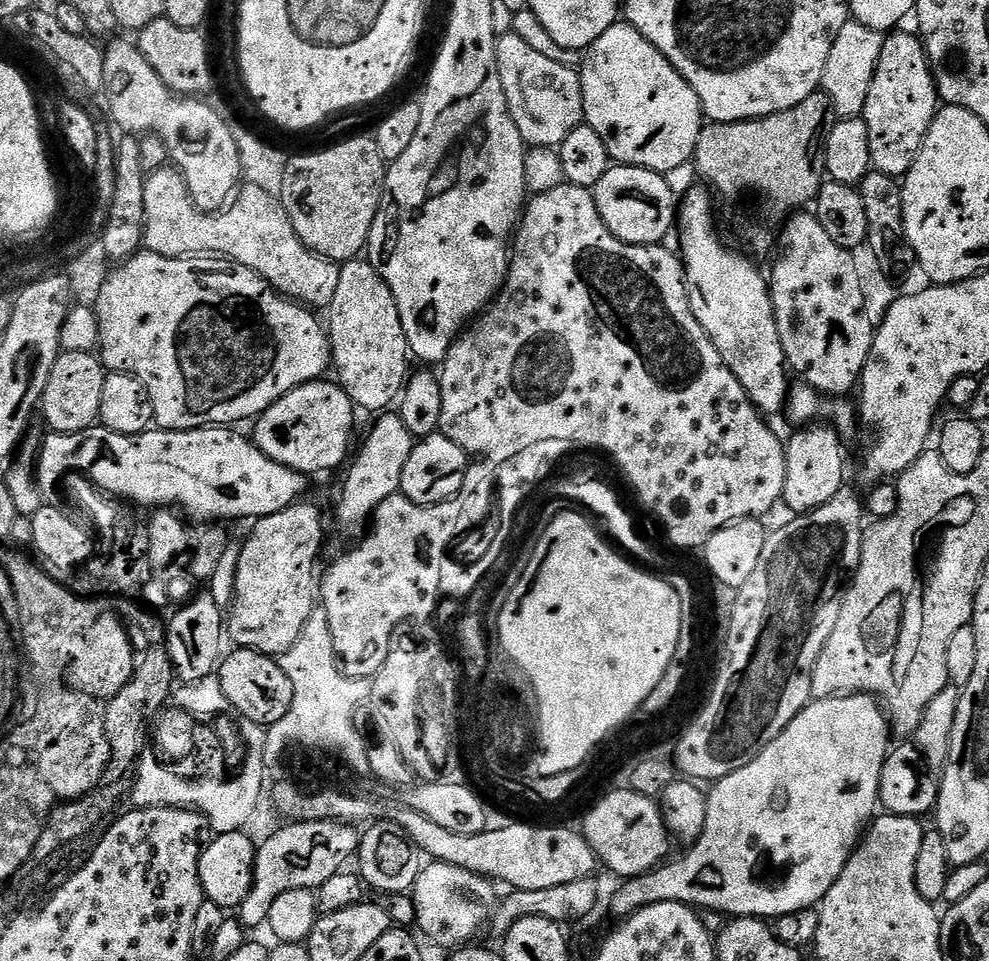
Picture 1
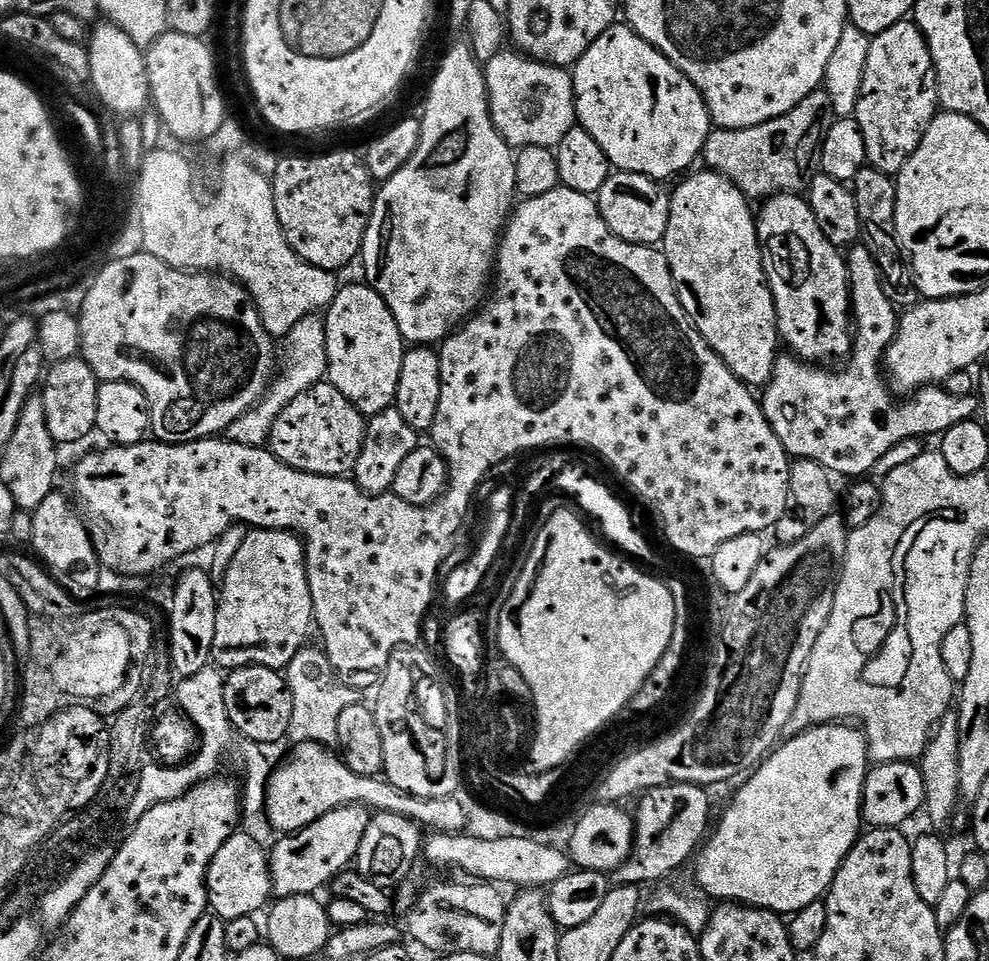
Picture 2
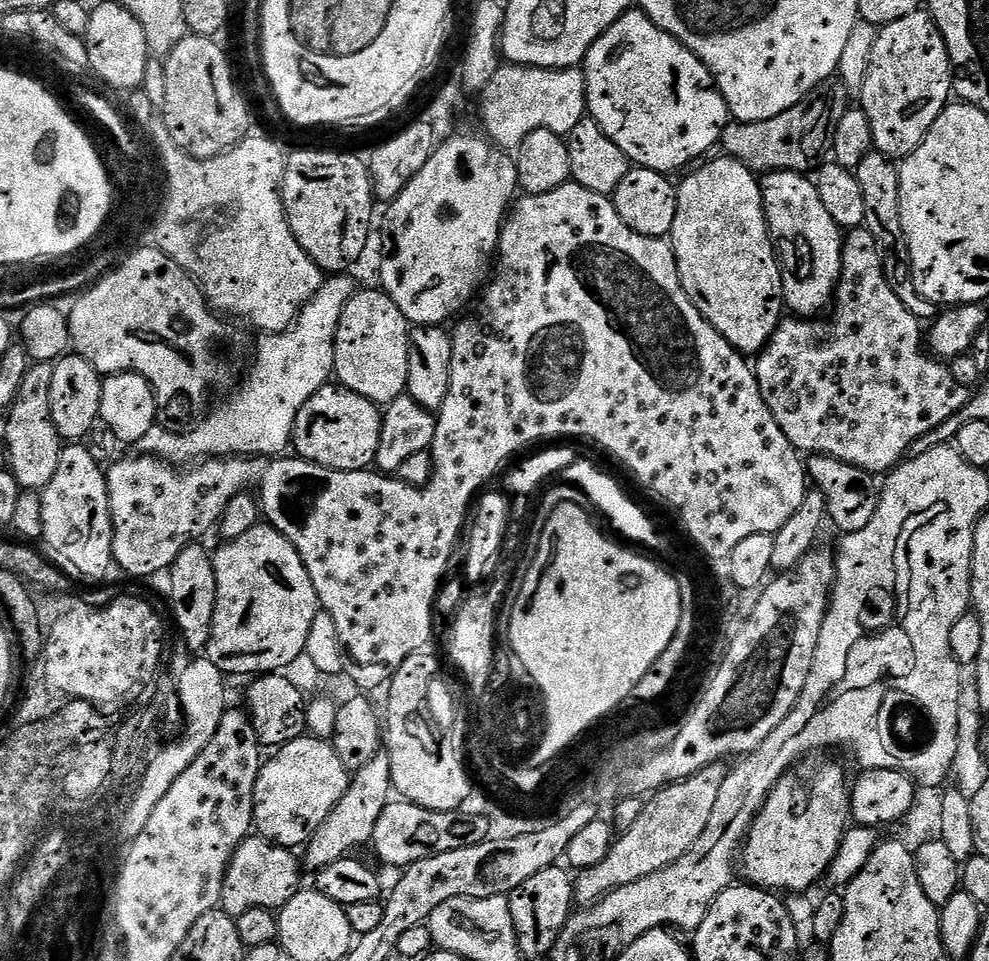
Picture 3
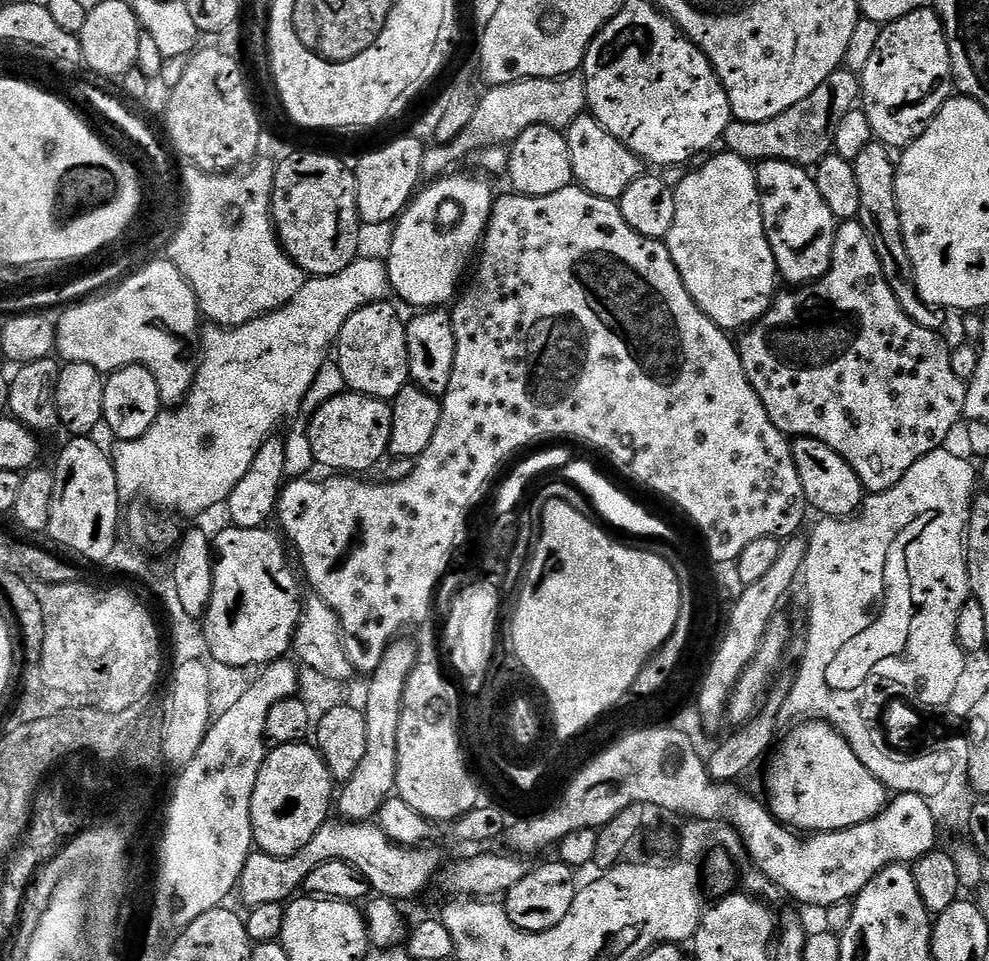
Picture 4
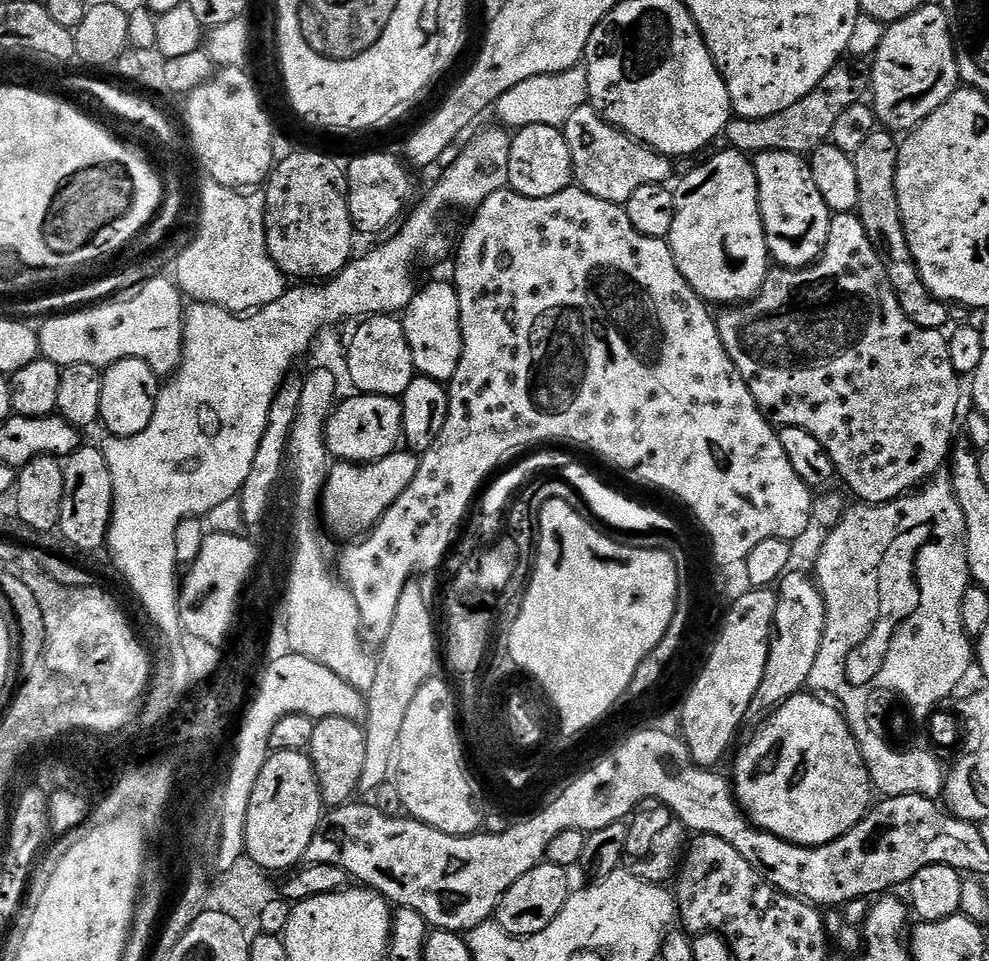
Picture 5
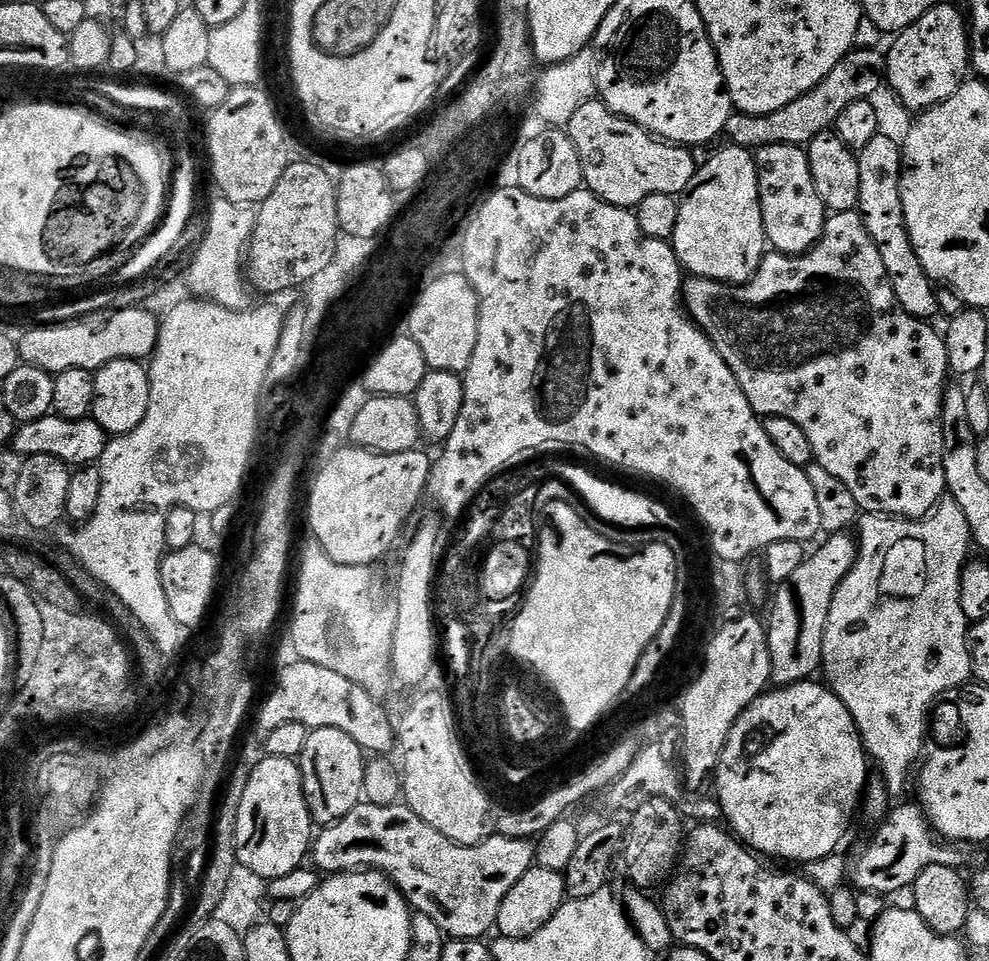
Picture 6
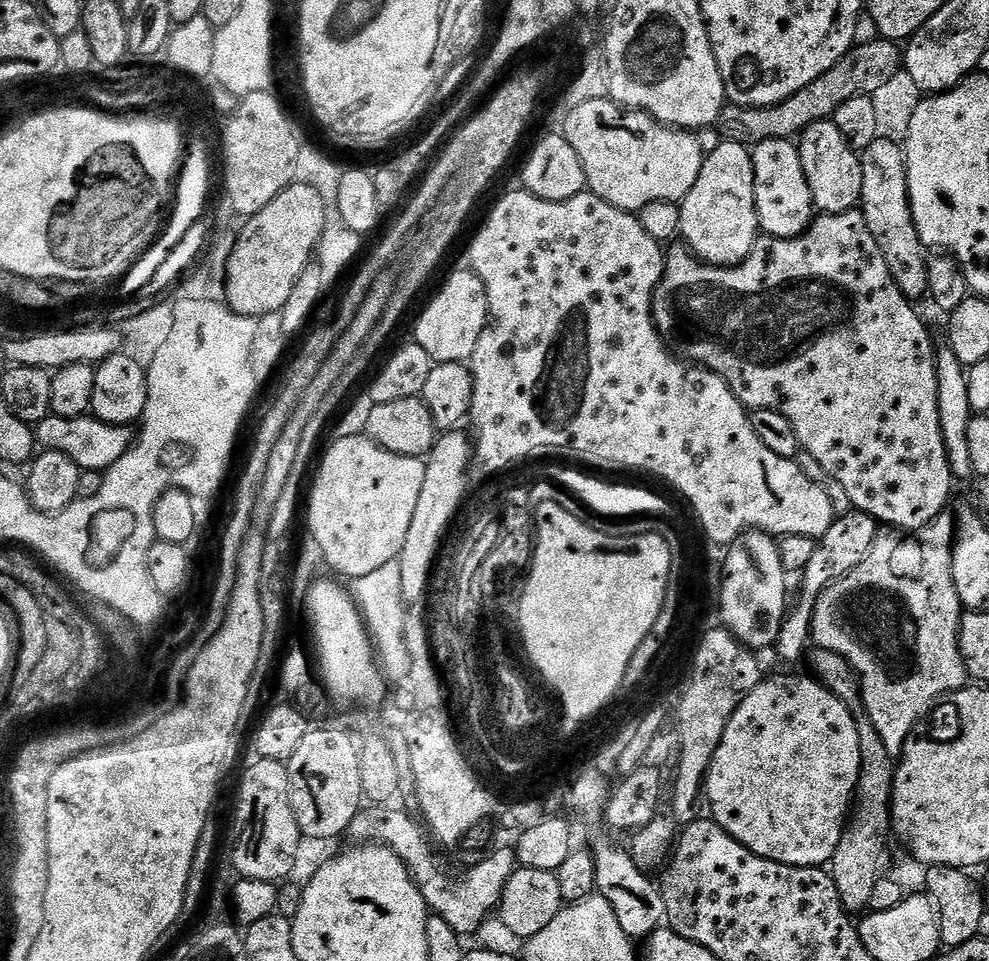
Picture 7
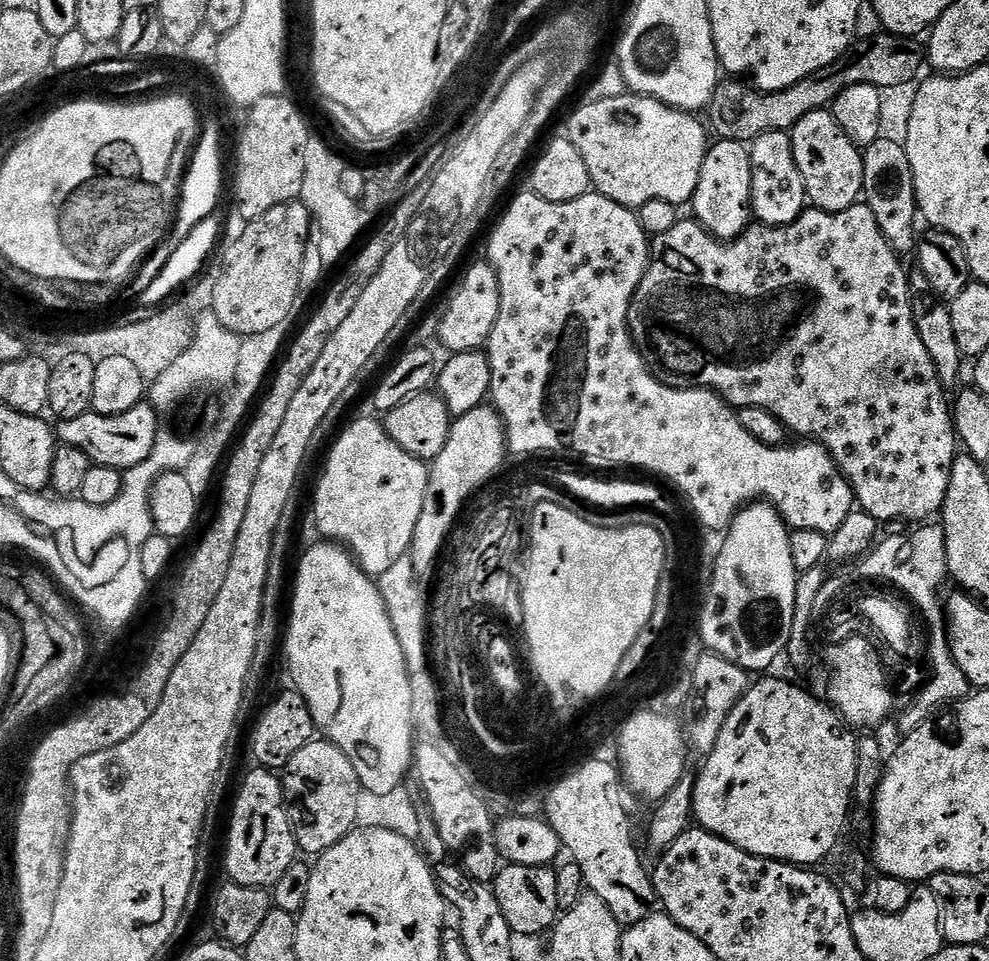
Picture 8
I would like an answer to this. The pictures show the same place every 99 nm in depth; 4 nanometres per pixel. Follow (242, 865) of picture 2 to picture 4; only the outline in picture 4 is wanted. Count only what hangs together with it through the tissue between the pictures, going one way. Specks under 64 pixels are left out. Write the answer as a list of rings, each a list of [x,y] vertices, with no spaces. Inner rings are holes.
[[[330,818],[321,826],[318,834],[314,834],[314,838],[310,838],[310,842],[302,846],[298,854],[271,856],[259,850],[252,851],[246,858],[246,866],[242,866],[238,896],[248,903],[249,909],[266,906],[266,902],[284,904],[303,889],[304,879],[308,877],[310,870],[322,866],[322,862],[335,860],[354,866],[354,870],[358,870],[358,874],[366,878],[369,889],[376,896],[386,896],[389,900],[397,902],[414,899],[432,879],[437,879],[442,868],[439,854],[431,852],[428,846],[395,844],[372,822]]]

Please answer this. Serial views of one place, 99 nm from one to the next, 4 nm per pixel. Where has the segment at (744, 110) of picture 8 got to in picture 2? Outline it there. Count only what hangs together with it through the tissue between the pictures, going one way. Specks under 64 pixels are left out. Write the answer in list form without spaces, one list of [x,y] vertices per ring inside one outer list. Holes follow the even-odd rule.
[[[826,90],[811,92],[794,110],[782,114],[765,124],[750,126],[749,128],[716,128],[704,143],[702,160],[711,171],[721,172],[729,176],[744,191],[749,198],[767,198],[777,192],[787,192],[799,189],[799,184],[809,175],[808,167],[817,163],[820,148],[824,145],[826,134],[830,130],[834,113],[832,110],[832,96]]]

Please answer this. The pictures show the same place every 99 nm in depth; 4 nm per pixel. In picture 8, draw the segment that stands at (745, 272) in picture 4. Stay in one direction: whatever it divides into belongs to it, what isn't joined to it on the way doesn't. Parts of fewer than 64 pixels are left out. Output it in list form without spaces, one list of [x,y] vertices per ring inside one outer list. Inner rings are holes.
[[[717,139],[702,162],[702,174],[690,201],[691,215],[712,236],[731,242],[753,223],[750,148],[742,140]]]

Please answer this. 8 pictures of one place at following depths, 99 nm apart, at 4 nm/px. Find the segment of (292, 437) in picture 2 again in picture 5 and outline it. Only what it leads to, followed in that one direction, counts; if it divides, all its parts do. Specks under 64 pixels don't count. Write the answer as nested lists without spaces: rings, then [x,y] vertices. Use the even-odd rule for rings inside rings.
[[[353,394],[335,407],[324,428],[329,457],[345,464],[378,462],[401,447],[403,435],[402,406],[395,396]]]

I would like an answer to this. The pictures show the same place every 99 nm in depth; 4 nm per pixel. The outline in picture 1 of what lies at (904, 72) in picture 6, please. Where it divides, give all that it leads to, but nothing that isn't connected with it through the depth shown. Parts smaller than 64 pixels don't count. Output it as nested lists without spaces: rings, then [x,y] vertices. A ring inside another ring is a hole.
[[[896,30],[885,35],[882,54],[878,58],[878,66],[874,70],[874,78],[870,82],[870,94],[866,98],[866,106],[862,118],[866,122],[866,130],[870,134],[870,158],[875,171],[882,174],[902,178],[910,170],[922,142],[932,125],[932,119],[938,111],[938,93],[936,80],[932,77],[932,65],[928,62],[928,52],[919,35],[912,36],[905,30]]]

